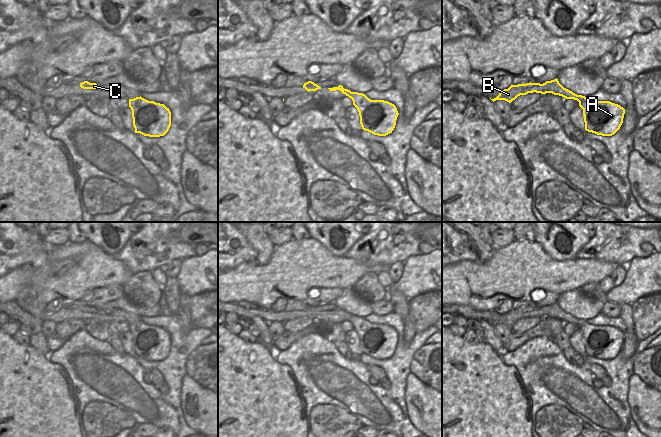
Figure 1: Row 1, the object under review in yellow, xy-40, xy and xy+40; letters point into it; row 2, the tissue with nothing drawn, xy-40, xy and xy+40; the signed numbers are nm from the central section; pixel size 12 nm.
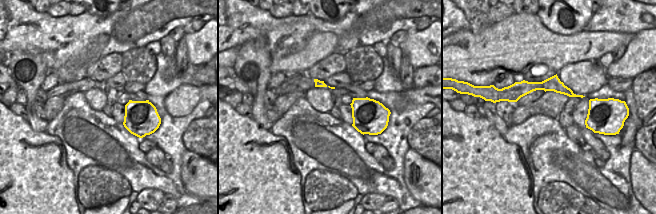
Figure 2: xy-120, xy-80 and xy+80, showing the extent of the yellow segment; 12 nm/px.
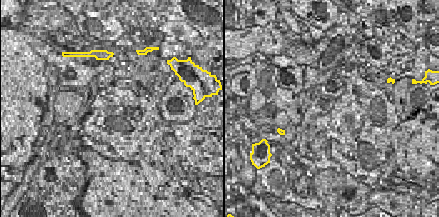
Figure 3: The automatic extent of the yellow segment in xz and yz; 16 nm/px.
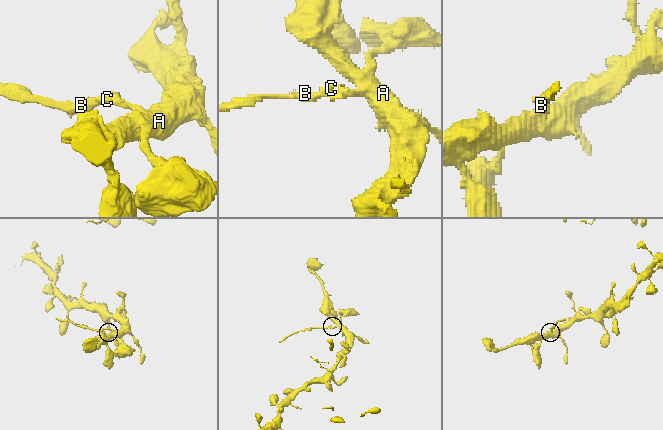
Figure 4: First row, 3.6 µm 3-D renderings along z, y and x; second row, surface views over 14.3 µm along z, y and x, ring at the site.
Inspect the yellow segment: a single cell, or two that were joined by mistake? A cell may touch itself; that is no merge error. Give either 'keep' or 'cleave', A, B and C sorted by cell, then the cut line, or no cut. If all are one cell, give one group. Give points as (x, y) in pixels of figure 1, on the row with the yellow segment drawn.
cleave; groups A / B C; cut xy (352, 92), (346, 95)

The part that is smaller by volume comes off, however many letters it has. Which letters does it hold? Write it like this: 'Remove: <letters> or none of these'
Remove: B, C

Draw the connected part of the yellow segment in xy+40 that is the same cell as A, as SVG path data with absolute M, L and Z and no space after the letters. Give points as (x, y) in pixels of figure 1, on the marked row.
M579 101L583 109L585 130L602 136L612 136L621 127L625 109L610 101Z

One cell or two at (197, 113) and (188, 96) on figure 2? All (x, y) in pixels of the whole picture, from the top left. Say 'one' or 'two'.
two

